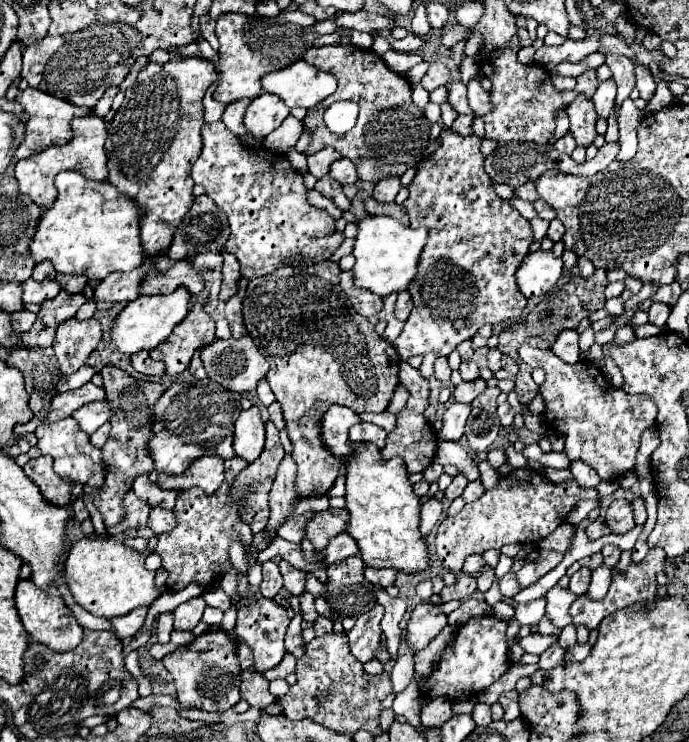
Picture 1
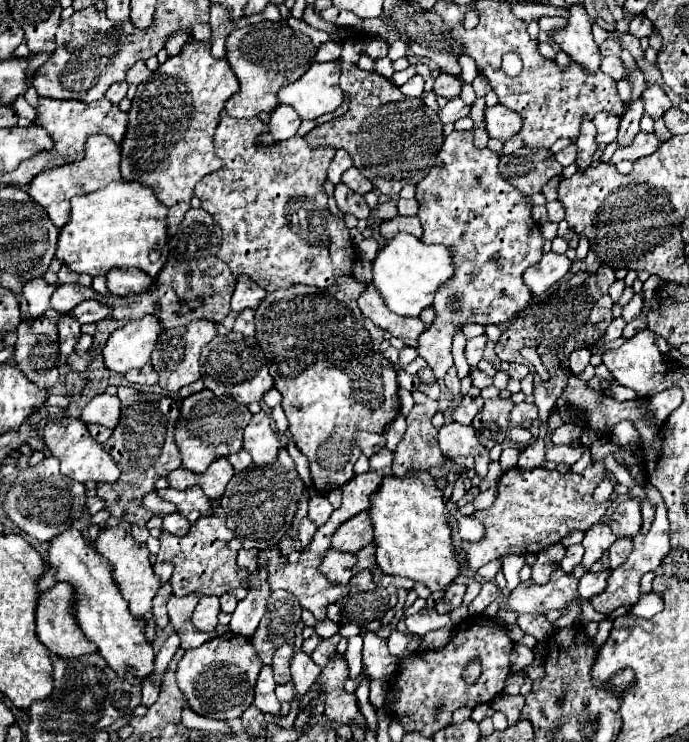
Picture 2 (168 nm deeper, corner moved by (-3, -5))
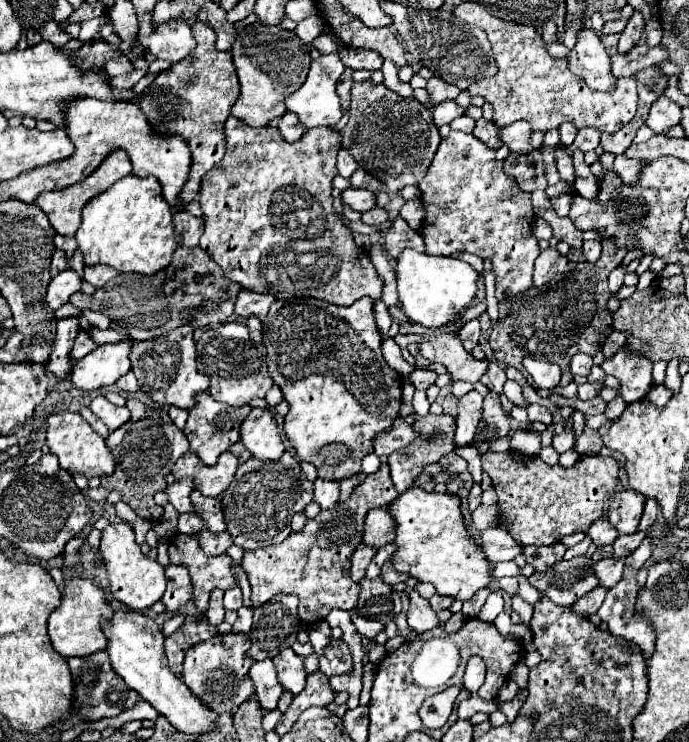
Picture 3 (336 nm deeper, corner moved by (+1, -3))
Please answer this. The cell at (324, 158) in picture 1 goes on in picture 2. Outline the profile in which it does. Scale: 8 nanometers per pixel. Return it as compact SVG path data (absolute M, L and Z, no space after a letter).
M337 150L335 158L331 160L329 164L329 170L327 170L327 178L333 182L333 184L339 184L341 182L341 176L345 170L349 170L353 166L353 160L349 158L349 154L345 150Z

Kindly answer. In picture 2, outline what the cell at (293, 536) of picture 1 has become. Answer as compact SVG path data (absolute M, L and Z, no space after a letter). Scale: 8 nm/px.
M317 496L309 504L309 518L317 524L317 528L327 522L327 518L331 516L331 512L333 512L333 506L329 504L329 500L325 496Z

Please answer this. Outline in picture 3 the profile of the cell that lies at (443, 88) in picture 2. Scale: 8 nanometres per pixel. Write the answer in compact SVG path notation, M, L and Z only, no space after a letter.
M431 78L427 82L427 92L431 96L431 100L435 104L443 102L443 100L455 100L455 96L459 94L459 88L455 84L449 84L449 82L443 82L439 78Z

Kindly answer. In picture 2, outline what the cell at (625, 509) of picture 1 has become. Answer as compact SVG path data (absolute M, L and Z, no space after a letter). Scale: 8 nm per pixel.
M629 498L625 502L621 502L613 514L609 516L609 526L613 530L613 534L617 538L625 538L625 536L637 536L641 530L641 508L639 502Z

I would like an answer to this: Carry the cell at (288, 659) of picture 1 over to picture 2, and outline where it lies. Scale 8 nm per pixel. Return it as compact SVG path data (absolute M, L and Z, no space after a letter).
M289 682L289 684L279 684L279 686L277 686L277 698L279 698L281 702L293 702L293 700L295 700L293 682Z

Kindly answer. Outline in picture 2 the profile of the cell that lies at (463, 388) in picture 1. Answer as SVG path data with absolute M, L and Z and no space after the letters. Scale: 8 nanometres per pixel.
M471 388L463 400L459 402L459 406L453 412L453 420L459 424L469 426L473 422L473 418L483 410L483 398L481 398L481 390L479 388Z

